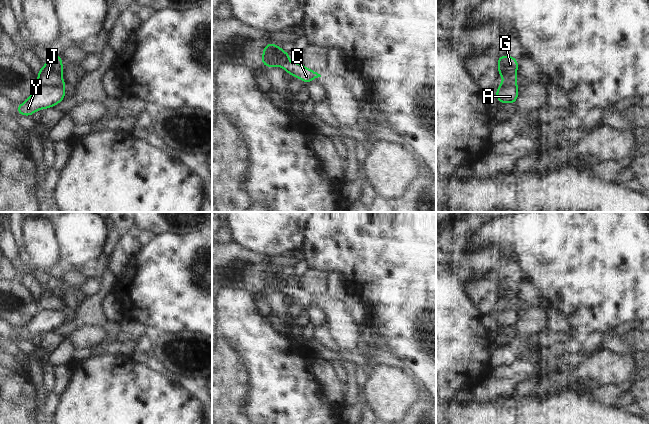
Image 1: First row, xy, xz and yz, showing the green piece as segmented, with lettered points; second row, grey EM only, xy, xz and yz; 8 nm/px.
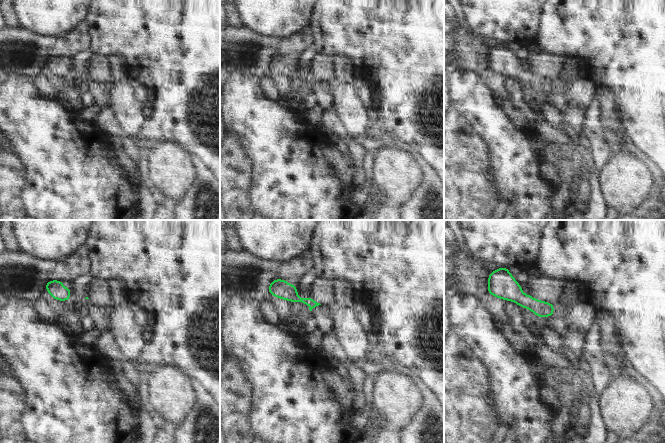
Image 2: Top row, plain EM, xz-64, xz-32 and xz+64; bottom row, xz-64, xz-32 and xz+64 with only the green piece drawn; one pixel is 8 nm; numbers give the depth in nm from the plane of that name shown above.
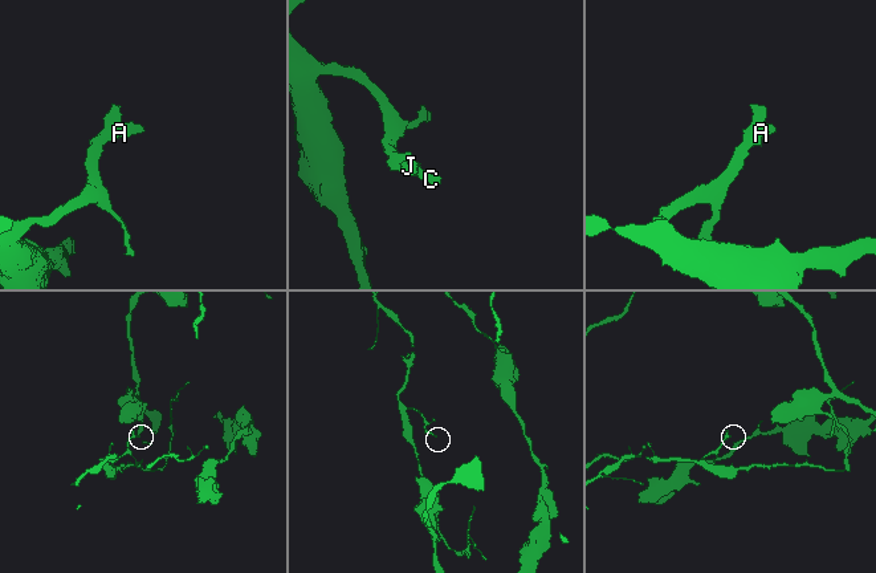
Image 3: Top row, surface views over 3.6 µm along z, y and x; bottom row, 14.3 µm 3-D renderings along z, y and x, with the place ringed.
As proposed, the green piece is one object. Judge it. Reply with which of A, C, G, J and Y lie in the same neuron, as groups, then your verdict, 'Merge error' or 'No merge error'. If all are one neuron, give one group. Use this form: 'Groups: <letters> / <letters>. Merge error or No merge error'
Groups: A C Y / G J. Merge error

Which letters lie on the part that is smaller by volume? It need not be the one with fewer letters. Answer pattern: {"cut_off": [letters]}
{"cut_off": ["G", "J"]}

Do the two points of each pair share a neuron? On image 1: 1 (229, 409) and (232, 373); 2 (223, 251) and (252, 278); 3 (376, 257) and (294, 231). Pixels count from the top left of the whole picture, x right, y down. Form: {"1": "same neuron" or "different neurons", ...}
{"1": "same neuron", "2": "same neuron", "3": "different neurons"}

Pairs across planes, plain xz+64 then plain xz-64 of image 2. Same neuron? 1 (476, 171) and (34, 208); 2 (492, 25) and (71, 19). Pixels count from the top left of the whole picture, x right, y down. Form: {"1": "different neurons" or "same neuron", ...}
{"1": "different neurons", "2": "same neuron"}

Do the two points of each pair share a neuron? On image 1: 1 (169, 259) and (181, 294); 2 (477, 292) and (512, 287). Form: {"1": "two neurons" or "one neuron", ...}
{"1": "one neuron", "2": "one neuron"}

